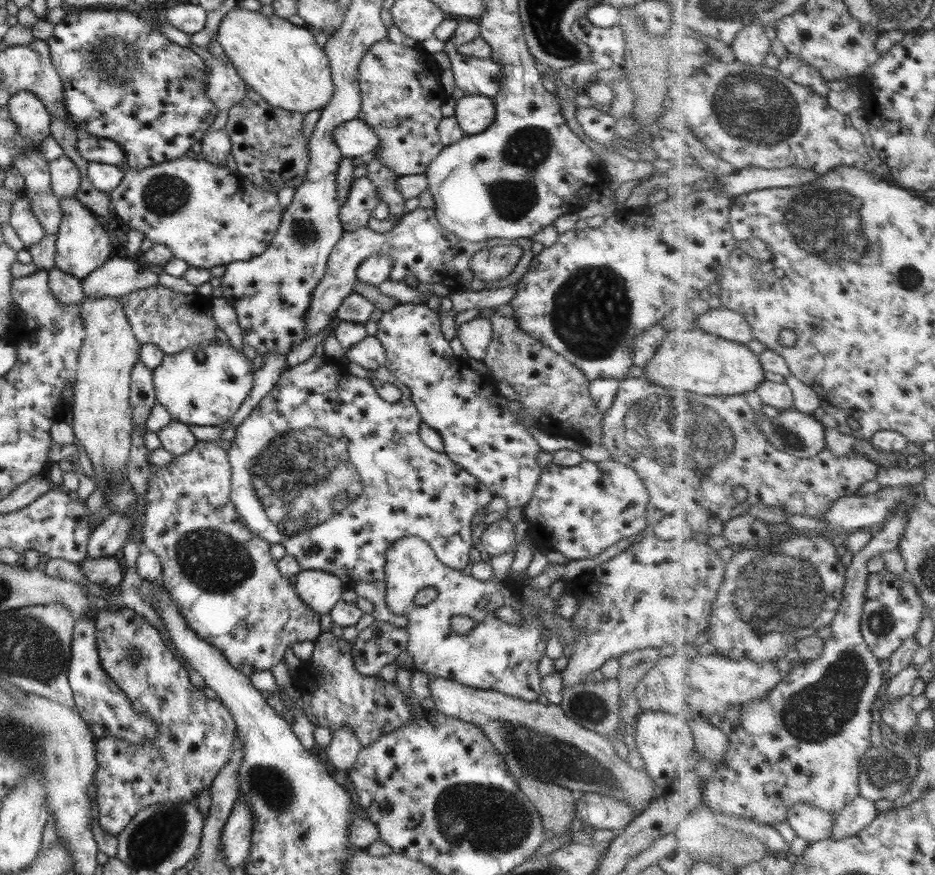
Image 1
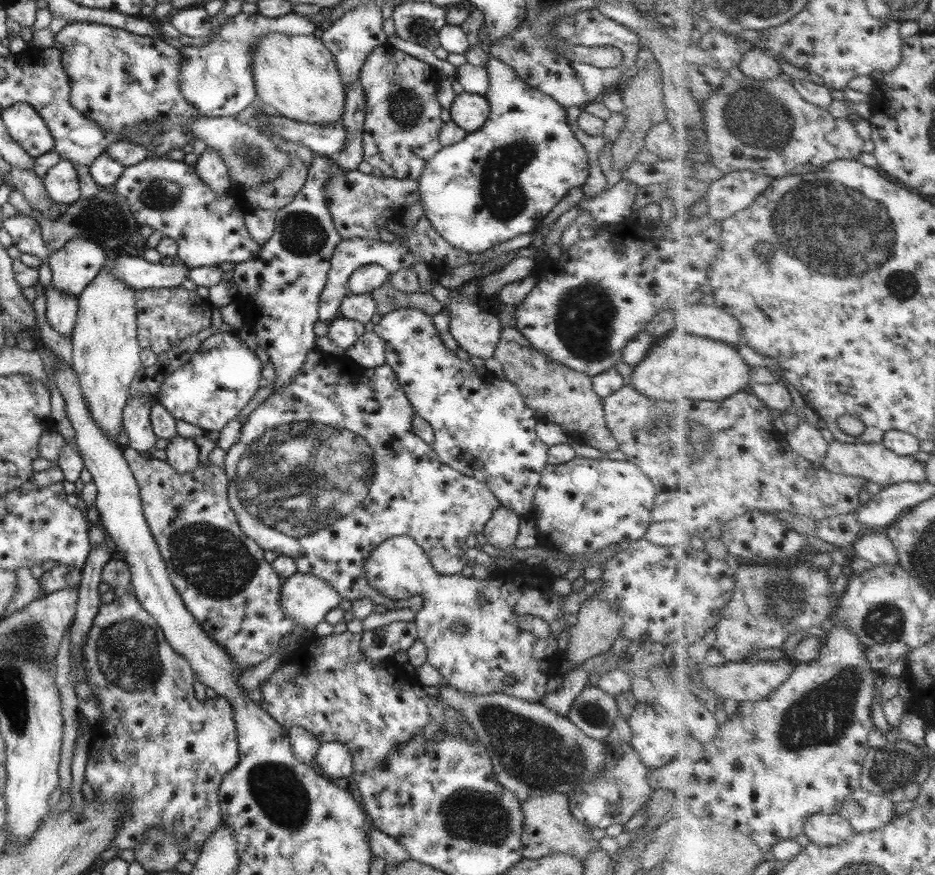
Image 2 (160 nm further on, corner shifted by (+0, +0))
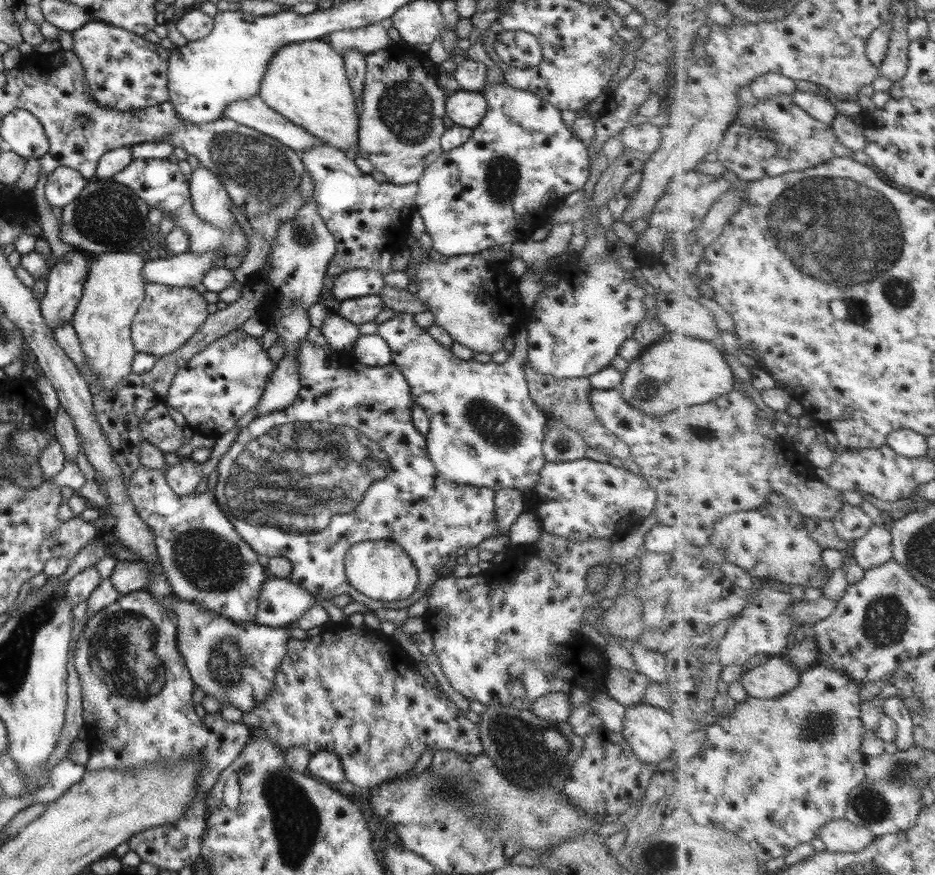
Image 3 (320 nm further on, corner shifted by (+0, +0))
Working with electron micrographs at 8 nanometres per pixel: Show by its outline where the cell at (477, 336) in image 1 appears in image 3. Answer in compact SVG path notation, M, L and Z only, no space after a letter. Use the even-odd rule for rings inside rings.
M463 254L443 258L441 262L408 262L404 272L409 283L417 287L415 297L433 315L433 325L442 328L452 342L463 344L473 353L493 354L501 350L503 339L512 336L514 328L521 324L519 315L523 306L517 283L506 271L505 257L491 261L478 254Z

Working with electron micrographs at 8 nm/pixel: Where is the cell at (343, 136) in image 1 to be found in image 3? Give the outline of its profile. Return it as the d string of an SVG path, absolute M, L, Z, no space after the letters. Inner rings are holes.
M259 95L226 104L221 117L228 118L237 125L259 131L269 138L278 140L295 152L322 144L303 128L271 110Z

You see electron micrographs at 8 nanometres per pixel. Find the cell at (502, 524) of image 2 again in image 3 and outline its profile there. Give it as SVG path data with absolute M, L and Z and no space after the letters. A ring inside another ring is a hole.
M514 488L499 489L494 492L494 515L501 534L507 535L511 523L524 512L524 497Z

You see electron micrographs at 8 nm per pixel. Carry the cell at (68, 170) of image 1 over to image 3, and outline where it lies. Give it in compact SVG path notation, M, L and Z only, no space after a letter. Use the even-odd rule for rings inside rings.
M56 166L44 184L44 197L57 212L62 206L69 204L87 181L76 171L66 166Z

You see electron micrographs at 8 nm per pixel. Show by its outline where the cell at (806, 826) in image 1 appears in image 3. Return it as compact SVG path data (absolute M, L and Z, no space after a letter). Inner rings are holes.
M837 819L829 821L819 836L826 850L839 853L863 852L875 840L876 834L867 826L859 826L850 820Z

